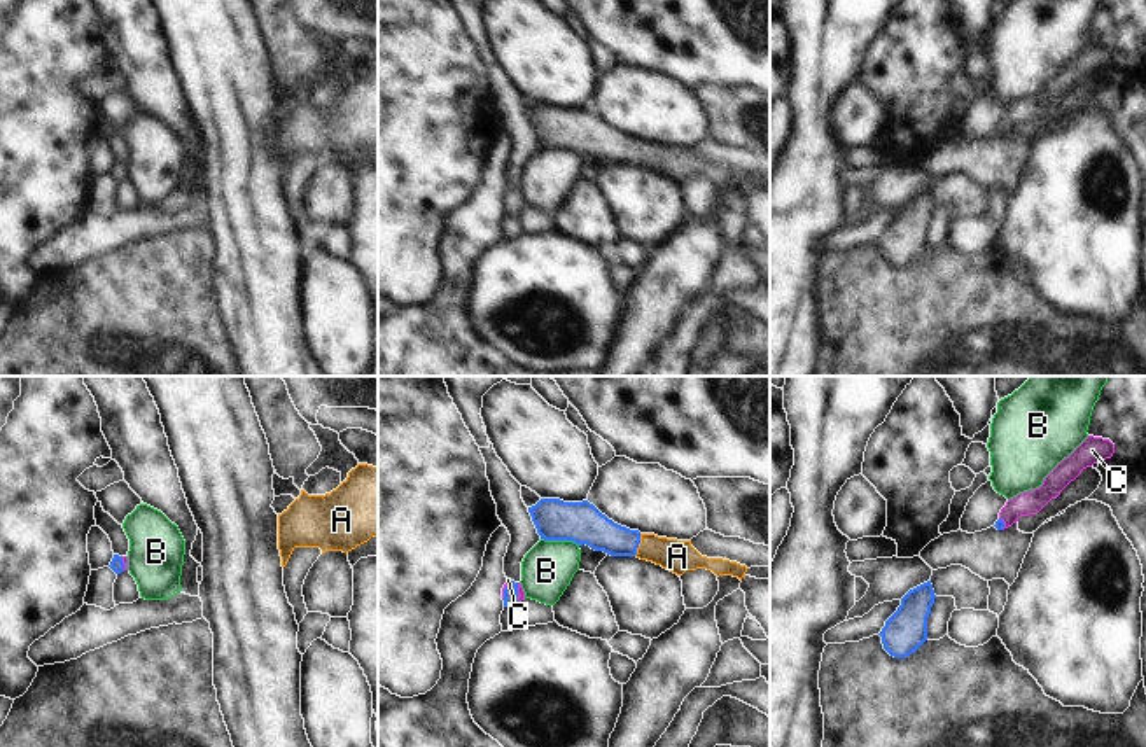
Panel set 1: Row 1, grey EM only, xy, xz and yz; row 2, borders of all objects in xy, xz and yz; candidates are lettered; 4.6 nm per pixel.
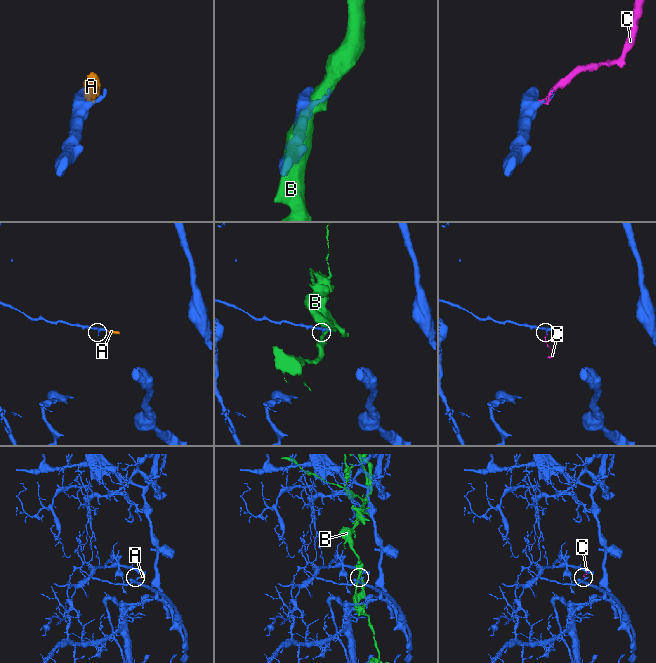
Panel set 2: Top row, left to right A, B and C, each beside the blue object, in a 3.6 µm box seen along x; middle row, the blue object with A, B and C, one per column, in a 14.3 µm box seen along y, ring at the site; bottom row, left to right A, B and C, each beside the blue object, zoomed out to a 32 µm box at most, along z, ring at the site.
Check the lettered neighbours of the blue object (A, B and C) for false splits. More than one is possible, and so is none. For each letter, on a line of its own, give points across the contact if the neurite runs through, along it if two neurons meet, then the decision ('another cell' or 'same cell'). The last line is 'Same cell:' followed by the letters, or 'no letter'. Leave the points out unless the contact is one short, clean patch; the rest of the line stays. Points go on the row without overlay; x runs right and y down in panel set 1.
A: across xz (588, 133), (616, 149), (639, 151), (677, 165) | same cell
B: another cell
C: across xz (510, 207), (517, 200), (520, 198) | same cell
Same cell: A, C

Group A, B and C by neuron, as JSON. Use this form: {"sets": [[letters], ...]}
{"sets": [["A", "C"], ["B"]]}

